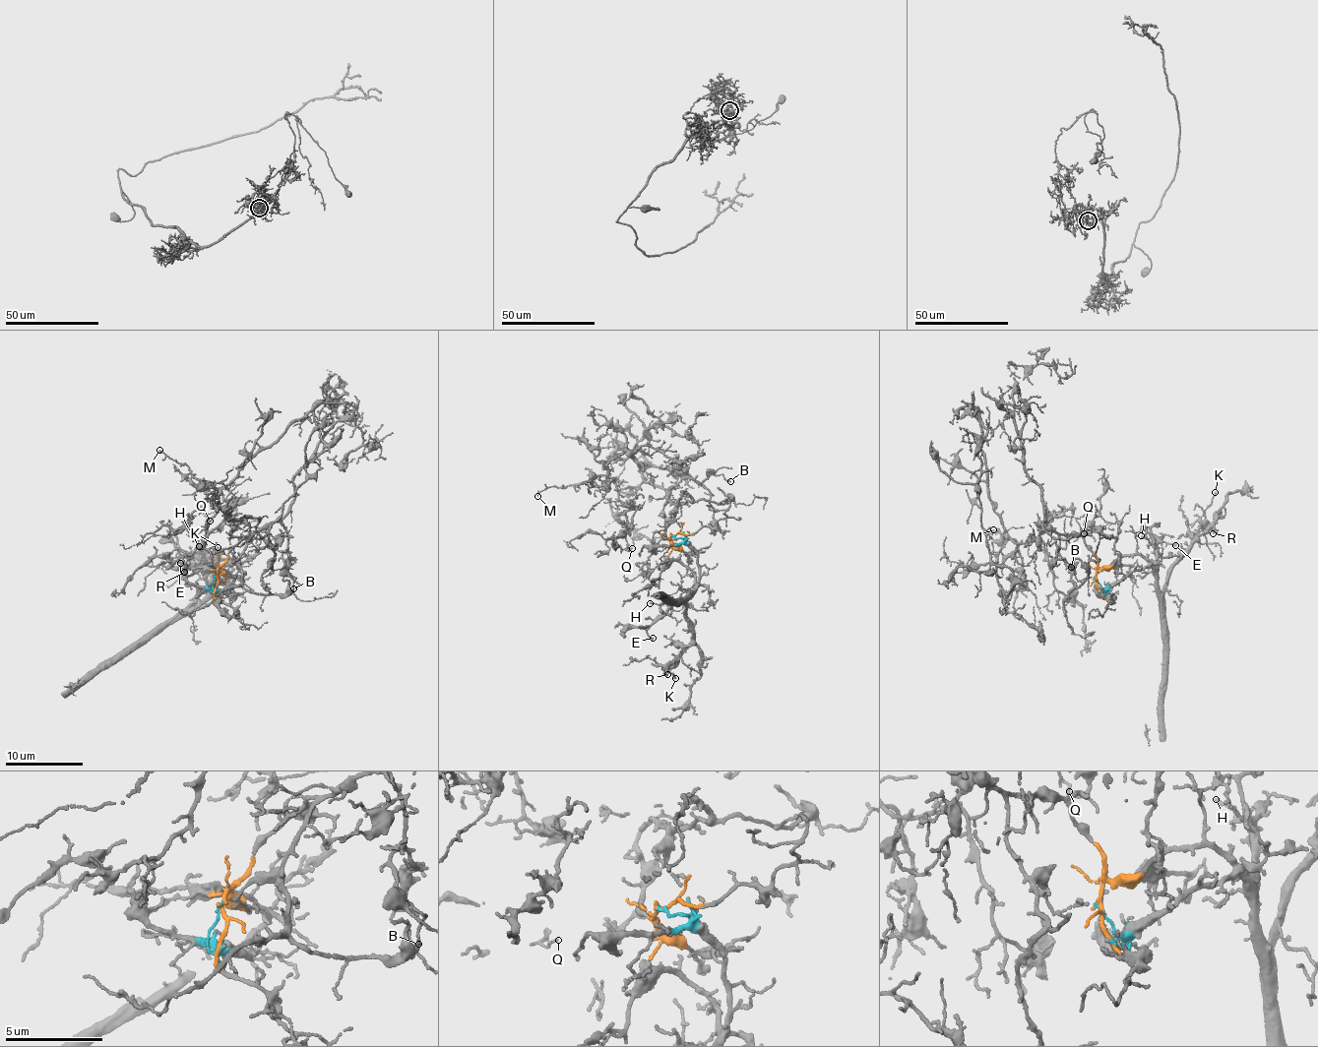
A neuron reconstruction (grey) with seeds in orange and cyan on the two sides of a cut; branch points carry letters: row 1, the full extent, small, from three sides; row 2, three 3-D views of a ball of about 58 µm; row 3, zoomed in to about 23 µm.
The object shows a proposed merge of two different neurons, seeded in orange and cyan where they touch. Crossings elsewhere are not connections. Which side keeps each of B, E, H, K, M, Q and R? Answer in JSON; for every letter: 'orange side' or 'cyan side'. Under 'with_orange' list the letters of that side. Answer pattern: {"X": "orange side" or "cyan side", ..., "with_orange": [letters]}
{"B": "orange side", "E": "cyan side", "H": "cyan side", "K": "cyan side", "M": "orange side", "Q": "orange side", "R": "cyan side", "with_orange": ["B", "M", "Q"]}

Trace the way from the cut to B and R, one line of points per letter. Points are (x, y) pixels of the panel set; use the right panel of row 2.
B: (1095, 579), (1097, 558), (1081, 536), (1047, 529), (1045, 521), (1042, 529), (1056, 543), (1056, 558), (1071, 566)
R: (1096, 579), (1103, 592), (1155, 569), (1161, 592), (1196, 530), (1214, 533)

